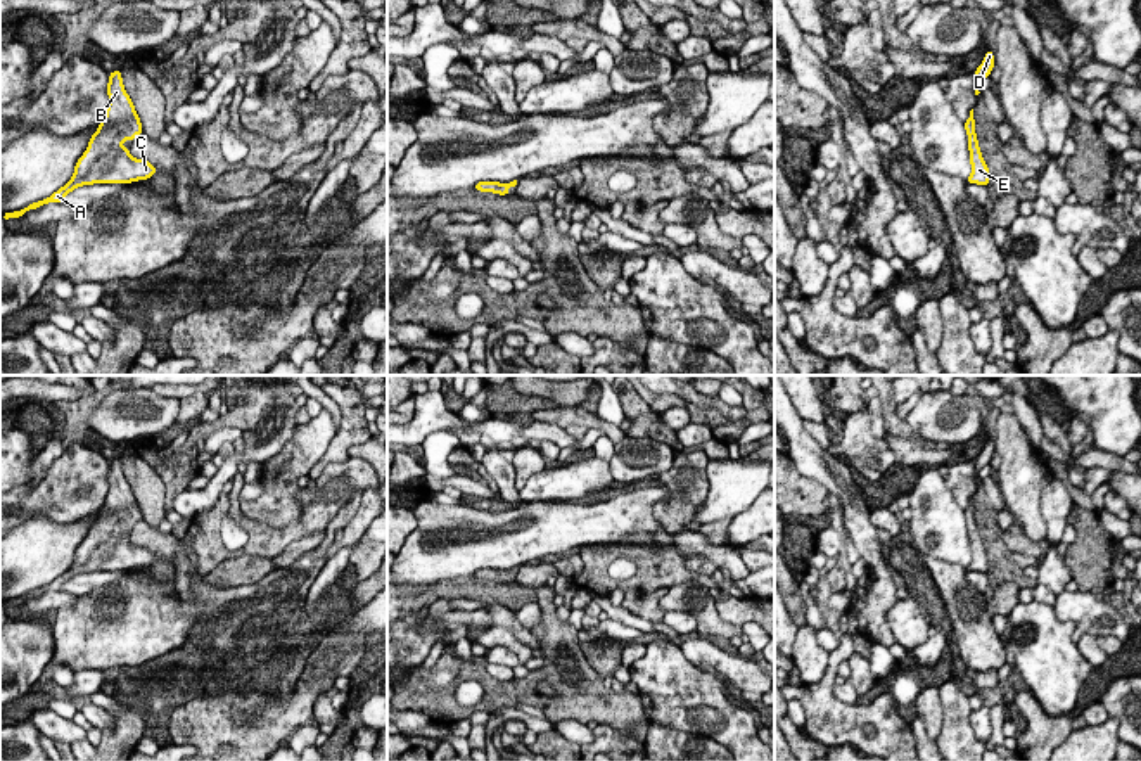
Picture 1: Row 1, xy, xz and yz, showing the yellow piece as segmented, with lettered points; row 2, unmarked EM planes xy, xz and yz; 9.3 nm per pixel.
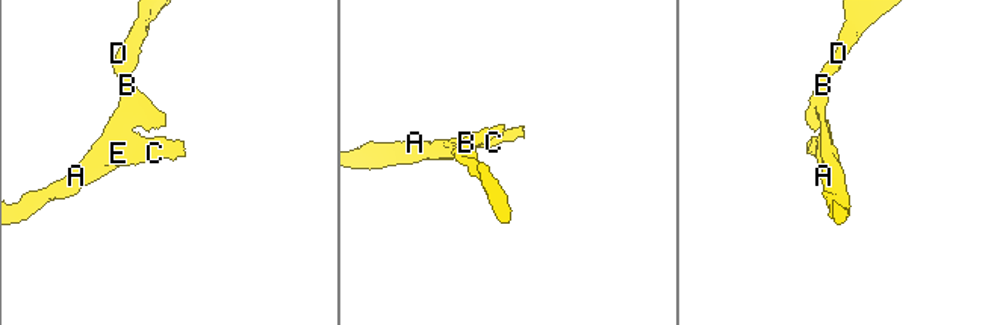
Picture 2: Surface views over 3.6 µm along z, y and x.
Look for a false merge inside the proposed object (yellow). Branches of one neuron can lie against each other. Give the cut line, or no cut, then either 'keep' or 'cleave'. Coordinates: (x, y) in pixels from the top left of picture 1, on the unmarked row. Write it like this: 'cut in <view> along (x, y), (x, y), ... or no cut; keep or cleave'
no cut; keep

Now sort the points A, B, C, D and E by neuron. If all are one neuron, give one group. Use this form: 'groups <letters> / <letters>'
groups A B C D E

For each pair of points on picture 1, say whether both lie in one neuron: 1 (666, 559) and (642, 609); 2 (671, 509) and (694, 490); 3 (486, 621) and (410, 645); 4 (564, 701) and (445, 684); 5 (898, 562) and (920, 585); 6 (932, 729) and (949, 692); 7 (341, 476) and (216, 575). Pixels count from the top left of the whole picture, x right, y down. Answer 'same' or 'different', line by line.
1: different
2: same
3: same
4: same
5: same
6: different
7: different

